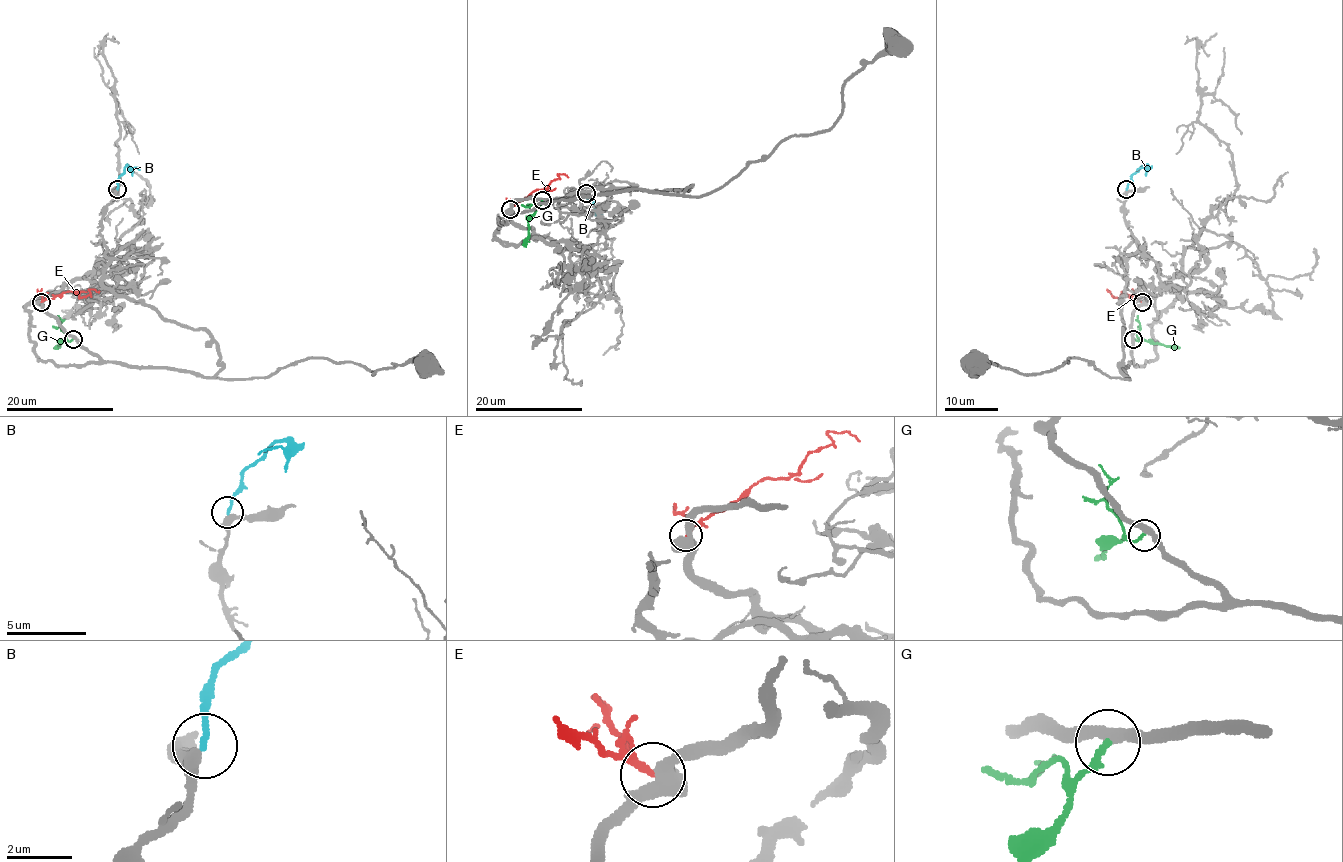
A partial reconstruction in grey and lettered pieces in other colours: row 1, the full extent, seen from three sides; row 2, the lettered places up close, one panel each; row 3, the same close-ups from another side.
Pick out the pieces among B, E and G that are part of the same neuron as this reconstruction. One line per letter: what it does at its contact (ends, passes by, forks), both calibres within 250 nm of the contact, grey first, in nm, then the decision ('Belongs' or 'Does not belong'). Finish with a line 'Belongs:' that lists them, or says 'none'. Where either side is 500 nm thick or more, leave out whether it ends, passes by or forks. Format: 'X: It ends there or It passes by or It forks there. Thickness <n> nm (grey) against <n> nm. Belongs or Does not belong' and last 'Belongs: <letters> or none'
B: It ends there. Thickness 320 nm (grey) against 180 nm. Belongs
E: Thickness 600 nm (grey) against 150 nm. Does not belong
G: It ends there. Thickness 360 nm (grey) against 170 nm. Does not belong
Belongs: B

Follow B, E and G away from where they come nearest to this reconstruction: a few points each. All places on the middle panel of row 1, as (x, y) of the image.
B: (586, 193), (597, 212), (603, 212), (609, 203)
E: (509, 209), (538, 190), (544, 190), (560, 174), (568, 177)
G: (542, 201), (528, 222), (528, 241), (524, 246)

